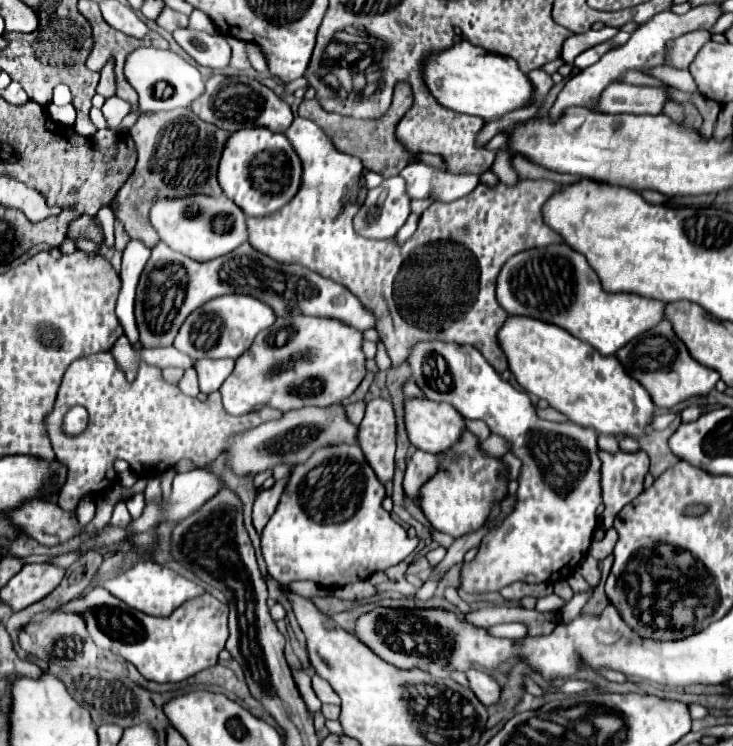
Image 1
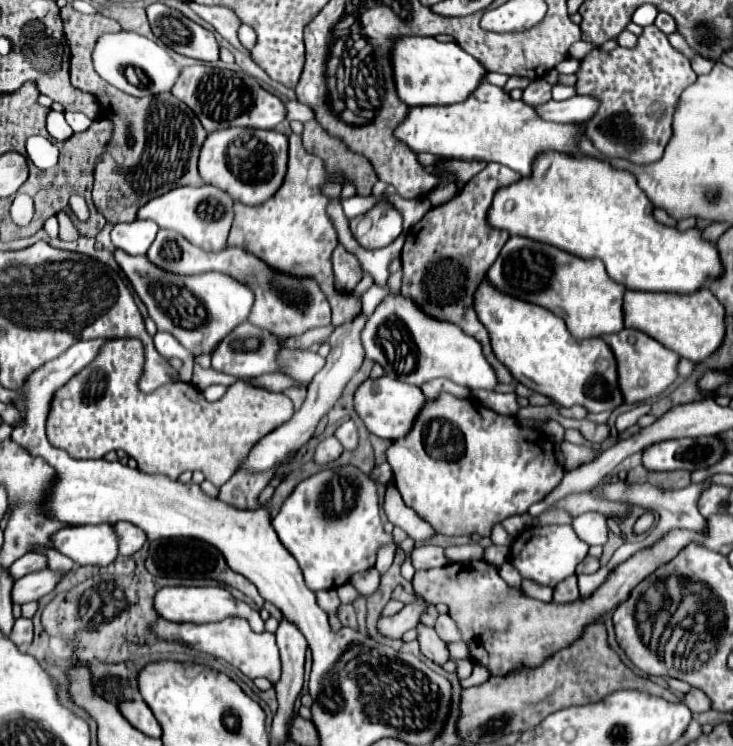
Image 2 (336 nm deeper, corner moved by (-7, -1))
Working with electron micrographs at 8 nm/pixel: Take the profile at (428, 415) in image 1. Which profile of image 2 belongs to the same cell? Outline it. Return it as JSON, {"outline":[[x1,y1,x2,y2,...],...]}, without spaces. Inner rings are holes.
{"outline":[[387,375,381,379,367,379,355,391,355,409,365,421,367,429,373,435,379,435,391,441,397,441,399,437,407,437,407,433,411,433,411,425,415,425,415,417,419,409,423,409,423,403,427,403,427,397,419,387,389,379]]}

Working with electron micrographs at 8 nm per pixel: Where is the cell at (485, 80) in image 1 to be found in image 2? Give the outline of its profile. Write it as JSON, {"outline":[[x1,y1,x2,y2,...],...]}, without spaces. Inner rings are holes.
{"outline":[[403,37,393,49,397,93,409,107,463,103,489,73,481,61,471,57,459,43,443,43,435,37]]}

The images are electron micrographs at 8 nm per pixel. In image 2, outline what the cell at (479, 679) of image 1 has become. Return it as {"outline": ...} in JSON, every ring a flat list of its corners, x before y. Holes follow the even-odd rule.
{"outline":[[423,623,417,627,419,631,419,645,421,645,421,653,431,659,437,665,445,665,449,661,449,649,447,643,439,639,439,635,435,633,433,627,425,627]]}

